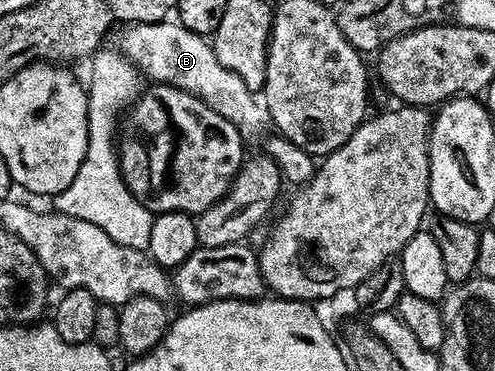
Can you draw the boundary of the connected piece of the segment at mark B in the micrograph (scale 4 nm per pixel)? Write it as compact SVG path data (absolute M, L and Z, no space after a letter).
M177 22L131 23L129 26L123 27L122 30L122 37L116 44L117 51L121 52L147 81L169 84L171 88L179 88L182 92L200 98L212 110L216 110L216 114L228 118L228 122L232 122L232 126L236 126L236 130L244 138L261 134L264 112L259 101L258 104L254 101L257 100L255 93L250 92L248 86L244 86L244 82L240 82L240 78L236 78L236 74L232 74L232 70L220 66L214 53L214 45L205 35L193 33L192 30L182 27Z

